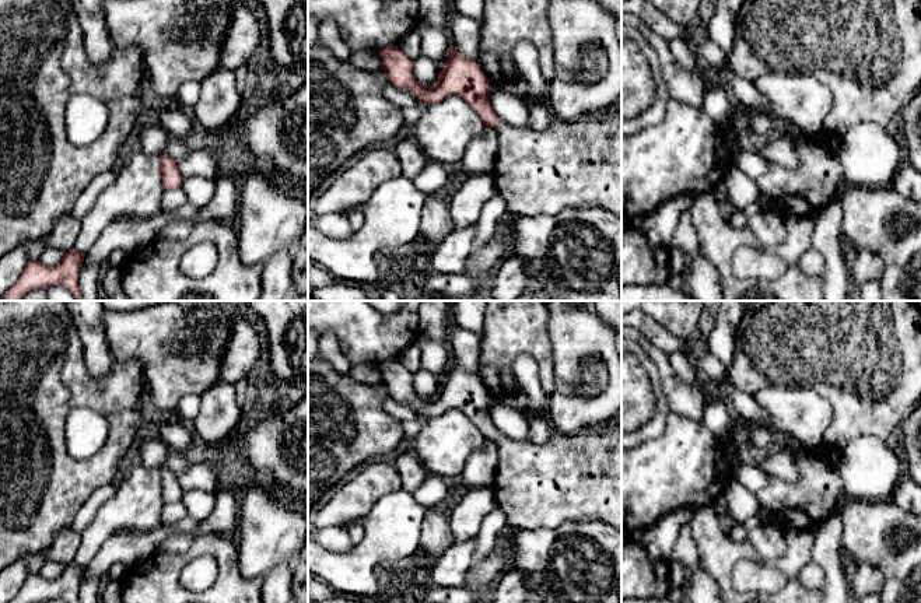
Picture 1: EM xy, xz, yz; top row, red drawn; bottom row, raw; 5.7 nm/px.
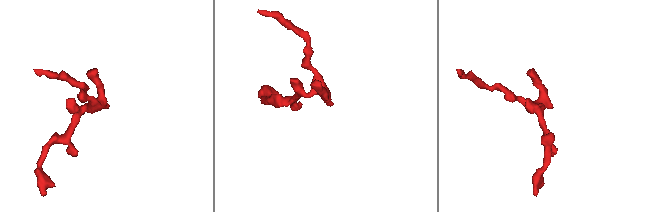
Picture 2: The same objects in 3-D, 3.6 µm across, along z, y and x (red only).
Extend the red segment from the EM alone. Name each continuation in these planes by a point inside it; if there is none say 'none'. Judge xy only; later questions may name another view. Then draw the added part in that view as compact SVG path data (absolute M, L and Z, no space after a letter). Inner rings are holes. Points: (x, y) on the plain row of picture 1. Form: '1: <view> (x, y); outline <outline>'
none

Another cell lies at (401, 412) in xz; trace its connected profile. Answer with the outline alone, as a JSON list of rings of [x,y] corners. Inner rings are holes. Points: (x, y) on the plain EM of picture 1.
[[[388,396],[384,400],[384,410],[399,421],[409,421],[417,417],[417,411],[410,404],[399,403]]]

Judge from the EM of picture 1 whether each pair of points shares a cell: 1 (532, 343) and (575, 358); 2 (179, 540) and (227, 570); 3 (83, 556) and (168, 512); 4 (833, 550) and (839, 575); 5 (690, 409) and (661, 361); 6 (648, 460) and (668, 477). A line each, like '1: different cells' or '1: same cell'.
1: different cells
2: different cells
3: different cells
4: same cell
5: same cell
6: same cell

